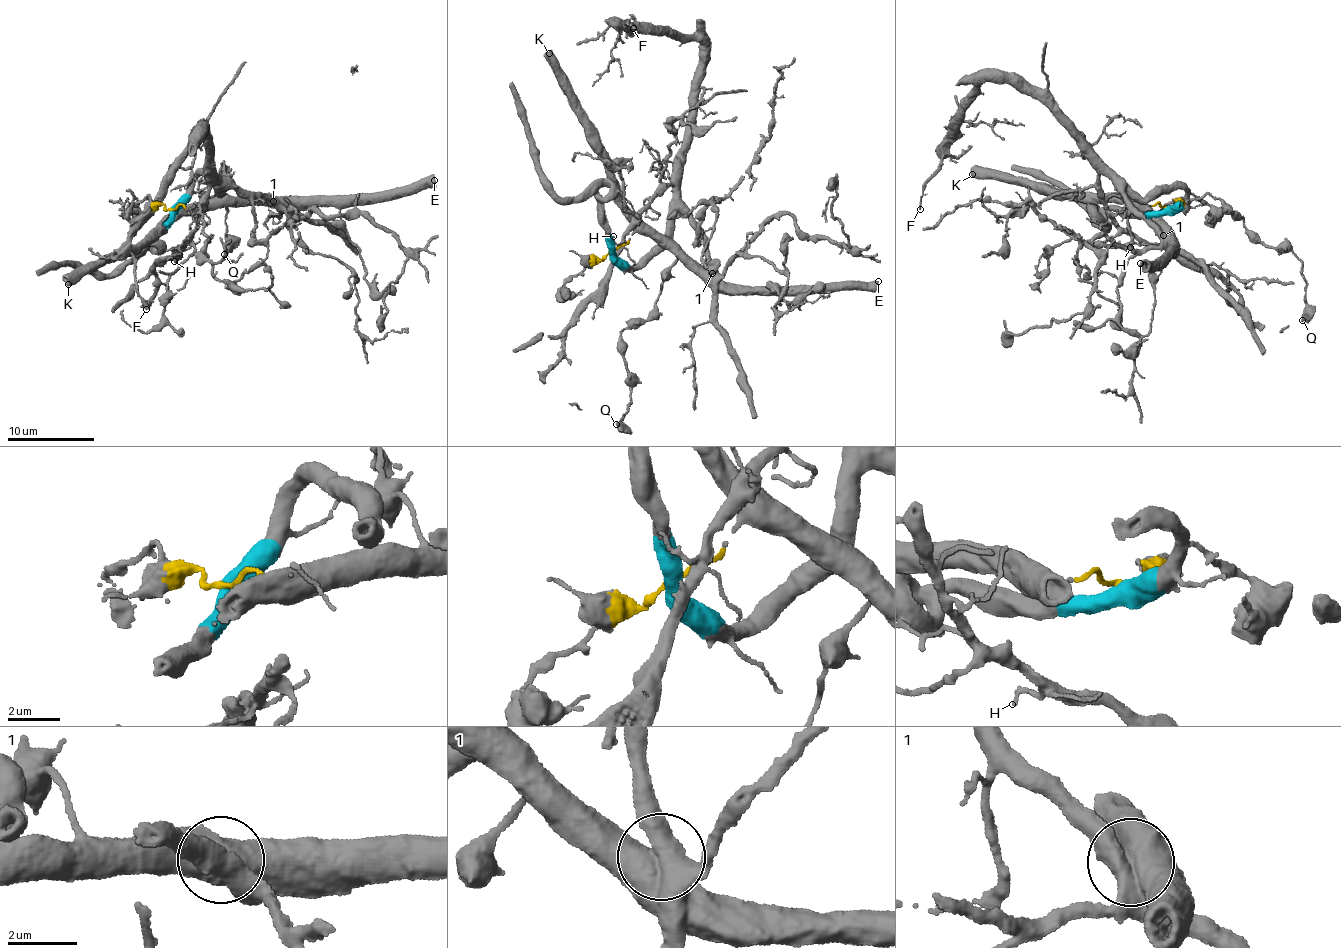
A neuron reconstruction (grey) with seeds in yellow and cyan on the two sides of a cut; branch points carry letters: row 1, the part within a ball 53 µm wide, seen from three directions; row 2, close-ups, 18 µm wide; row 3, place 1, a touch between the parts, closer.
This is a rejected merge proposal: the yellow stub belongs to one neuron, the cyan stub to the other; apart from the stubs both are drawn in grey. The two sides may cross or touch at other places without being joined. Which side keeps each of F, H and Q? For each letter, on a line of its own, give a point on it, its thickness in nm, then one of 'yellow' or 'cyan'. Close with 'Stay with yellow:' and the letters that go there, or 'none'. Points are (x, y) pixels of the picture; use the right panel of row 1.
F: at (920, 209); 220 nm thick; cyan
H: at (1130, 247); 170 nm thick; cyan
Q: at (1302, 320); 480 nm thick; yellow
Stay with yellow: Q

